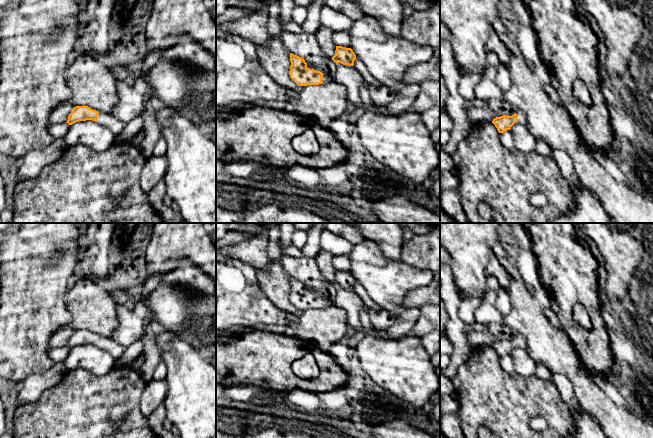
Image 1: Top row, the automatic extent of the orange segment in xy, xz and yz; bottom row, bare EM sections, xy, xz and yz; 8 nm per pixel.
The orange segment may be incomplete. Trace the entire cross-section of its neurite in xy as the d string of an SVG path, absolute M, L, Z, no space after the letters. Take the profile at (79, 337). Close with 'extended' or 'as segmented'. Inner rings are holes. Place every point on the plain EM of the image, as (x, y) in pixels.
M88 330L74 331L68 340L66 347L72 349L76 346L86 344L99 346L101 349L108 351L113 356L115 362L120 360L125 350L125 348L123 348L120 344L116 343L112 339L98 336Z; extended

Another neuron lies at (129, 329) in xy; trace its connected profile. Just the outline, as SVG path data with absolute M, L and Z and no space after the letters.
M116 304L118 327L113 332L112 340L127 348L140 339L142 333L142 320L133 313L133 310Z

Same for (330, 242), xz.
M324 230L320 236L320 247L334 256L349 256L353 244L343 237L340 237L328 230Z

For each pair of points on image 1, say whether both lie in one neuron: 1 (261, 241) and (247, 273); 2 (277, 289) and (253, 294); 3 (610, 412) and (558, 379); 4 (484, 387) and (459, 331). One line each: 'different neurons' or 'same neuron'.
1: different neurons
2: different neurons
3: different neurons
4: different neurons

